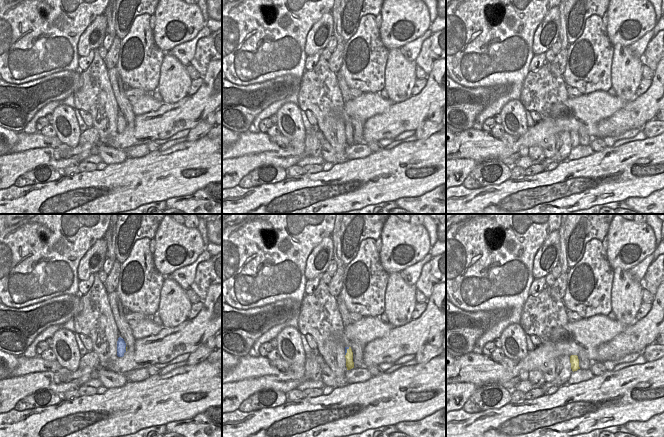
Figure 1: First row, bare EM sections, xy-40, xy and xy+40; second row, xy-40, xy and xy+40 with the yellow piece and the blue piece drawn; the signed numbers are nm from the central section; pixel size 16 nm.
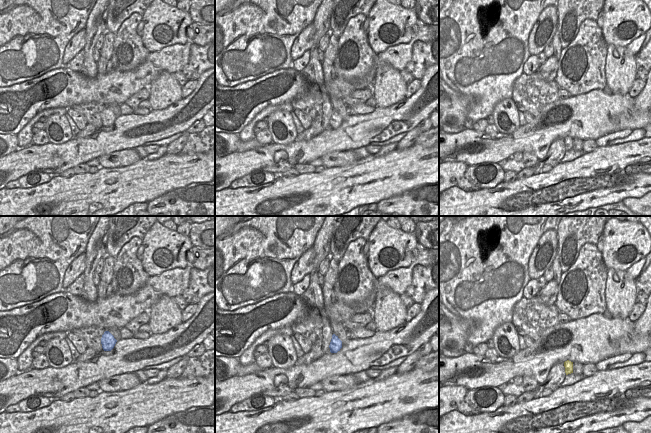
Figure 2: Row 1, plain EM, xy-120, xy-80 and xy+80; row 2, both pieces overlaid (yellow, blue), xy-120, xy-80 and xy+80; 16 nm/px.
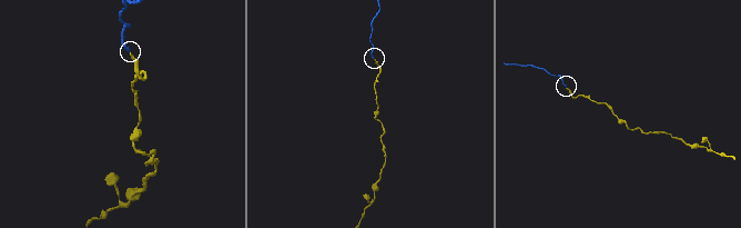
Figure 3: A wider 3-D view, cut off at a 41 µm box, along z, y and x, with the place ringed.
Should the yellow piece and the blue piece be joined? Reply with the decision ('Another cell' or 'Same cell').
Same cell.

